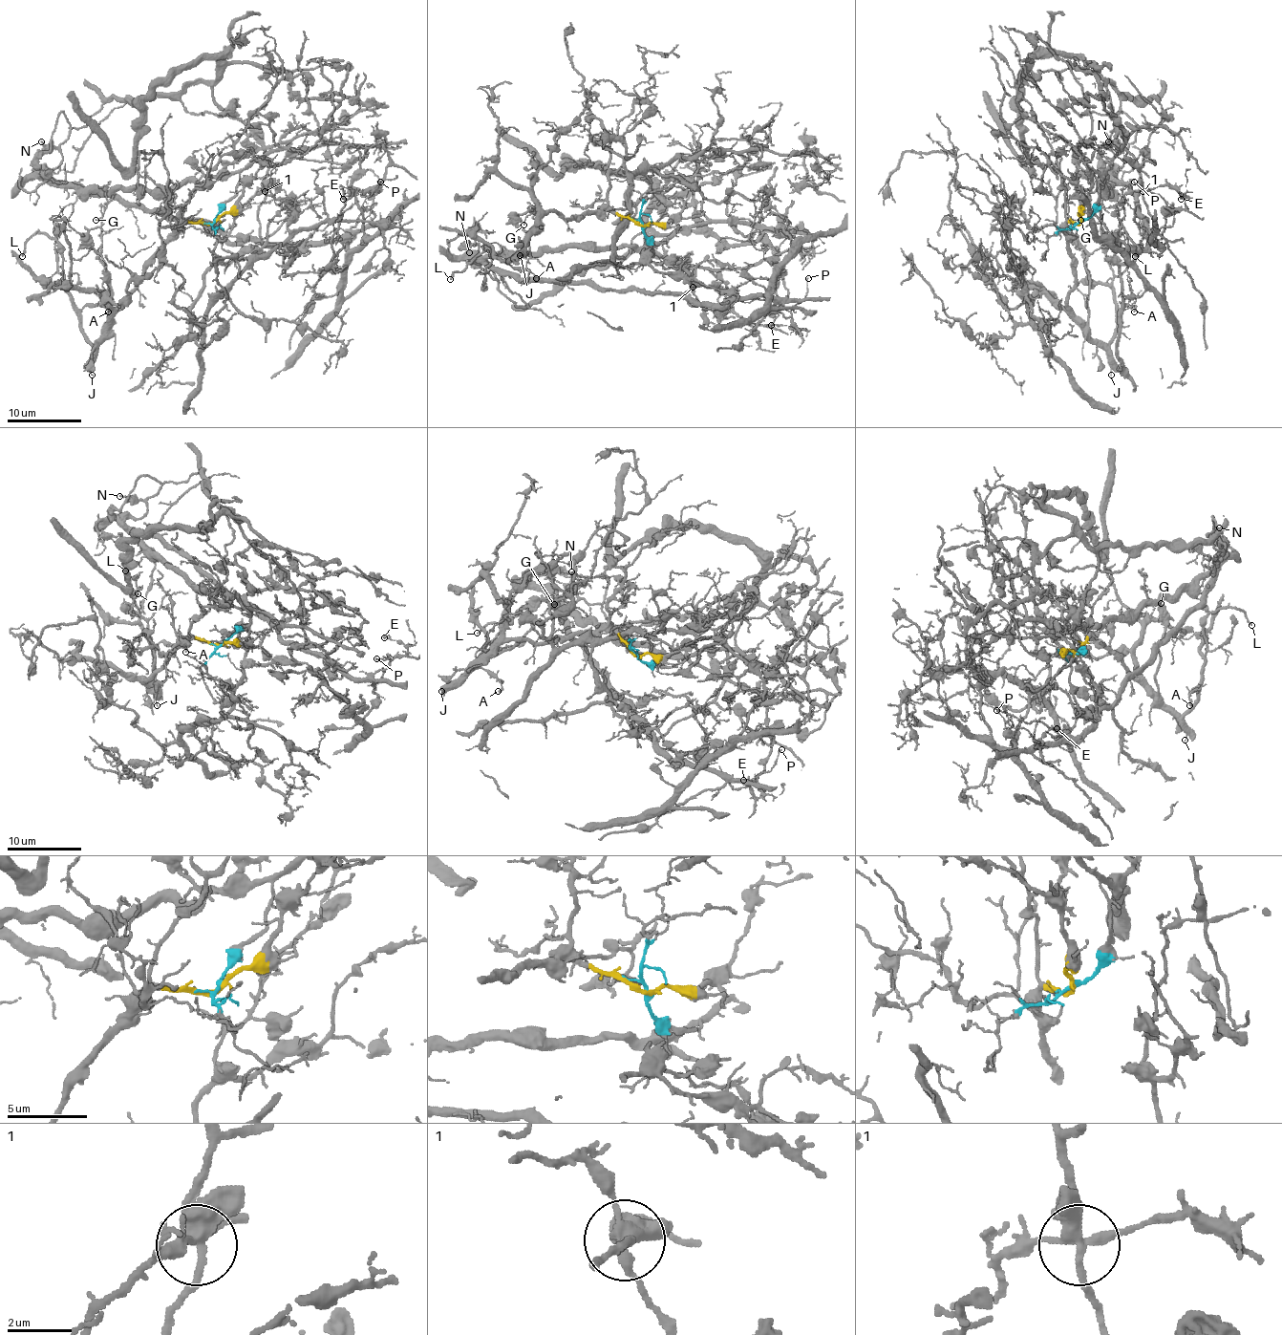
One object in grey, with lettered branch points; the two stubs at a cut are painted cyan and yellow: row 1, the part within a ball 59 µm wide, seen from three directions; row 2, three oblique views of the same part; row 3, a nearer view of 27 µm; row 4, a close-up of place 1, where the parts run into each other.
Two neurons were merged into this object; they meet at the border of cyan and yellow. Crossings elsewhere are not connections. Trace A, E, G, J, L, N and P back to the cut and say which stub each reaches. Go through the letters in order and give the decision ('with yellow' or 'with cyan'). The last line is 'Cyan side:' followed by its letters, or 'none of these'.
A: with yellow
E: with cyan
G: with yellow
J: with yellow
L: with yellow
N: with cyan
P: with cyan
Cyan side: E, N, P

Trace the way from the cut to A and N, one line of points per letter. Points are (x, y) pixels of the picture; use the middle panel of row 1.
A: (641, 224), (620, 218), (609, 210), (565, 218), (559, 212), (546, 212), (509, 263), (537, 277)
N: (641, 224), (646, 235), (665, 242), (539, 247), (535, 251), (472, 257), (490, 270), (483, 270), (468, 251)

